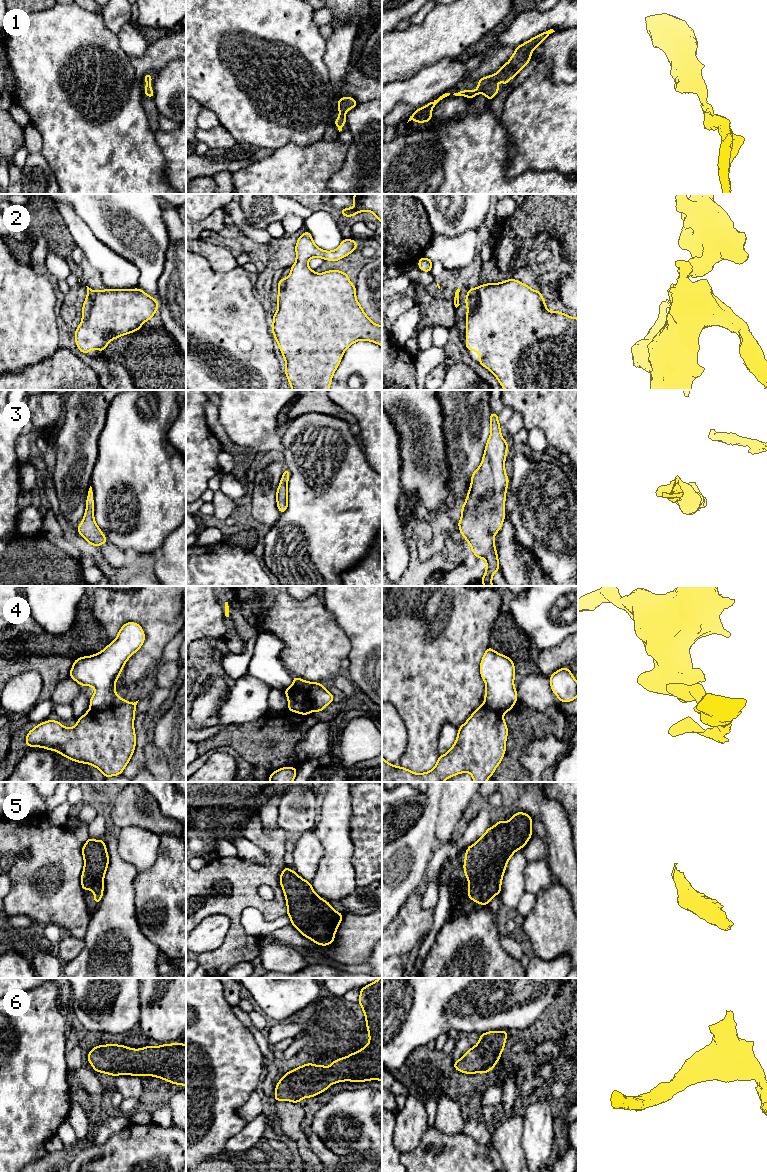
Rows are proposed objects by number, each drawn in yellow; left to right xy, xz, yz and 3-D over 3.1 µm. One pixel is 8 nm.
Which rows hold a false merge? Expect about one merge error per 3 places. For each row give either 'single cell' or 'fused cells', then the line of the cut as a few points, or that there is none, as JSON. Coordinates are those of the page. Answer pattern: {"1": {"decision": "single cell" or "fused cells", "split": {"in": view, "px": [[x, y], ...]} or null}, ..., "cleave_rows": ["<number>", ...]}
{"1": {"decision": "single cell", "split": null}, "2": {"decision": "fused cells", "split": {"in": "xy", "px": [[95, 292], [90, 314], [82, 320]]}}, "3": {"decision": "single cell", "split": null}, "4": {"decision": "fused cells", "split": {"in": "xz", "px": [[287, 695], [290, 693], [301, 693], [315, 709]]}}, "5": {"decision": "single cell", "split": null}, "6": {"decision": "single cell", "split": null}, "cleave_rows": ["2", "4"]}

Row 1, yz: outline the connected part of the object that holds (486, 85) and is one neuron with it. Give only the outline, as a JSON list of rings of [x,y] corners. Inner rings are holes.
[[[553,29],[545,31],[515,48],[515,52],[510,57],[509,62],[505,63],[497,73],[479,79],[478,88],[475,91],[466,89],[465,91],[460,91],[453,95],[472,99],[477,94],[483,93],[488,98],[489,102],[491,102],[492,98],[499,92],[499,84],[495,84],[494,82],[502,81],[504,85],[509,84],[509,80],[515,78],[530,62],[531,53],[534,49],[553,32],[555,32]]]

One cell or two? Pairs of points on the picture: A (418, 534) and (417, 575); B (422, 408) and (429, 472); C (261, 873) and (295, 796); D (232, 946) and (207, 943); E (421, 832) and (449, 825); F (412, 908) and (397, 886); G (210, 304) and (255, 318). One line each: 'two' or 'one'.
A: one
B: one
C: two
D: two
E: two
F: two
G: one

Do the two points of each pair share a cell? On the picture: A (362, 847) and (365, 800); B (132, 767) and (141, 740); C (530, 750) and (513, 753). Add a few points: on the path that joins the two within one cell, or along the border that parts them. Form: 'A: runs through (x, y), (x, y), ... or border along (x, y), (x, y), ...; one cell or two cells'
A: runs through (365, 835), (365, 812); one cell
B: runs through (137, 760), (139, 747); one cell
C: border along (525, 733), (520, 764), (527, 771); two cells

